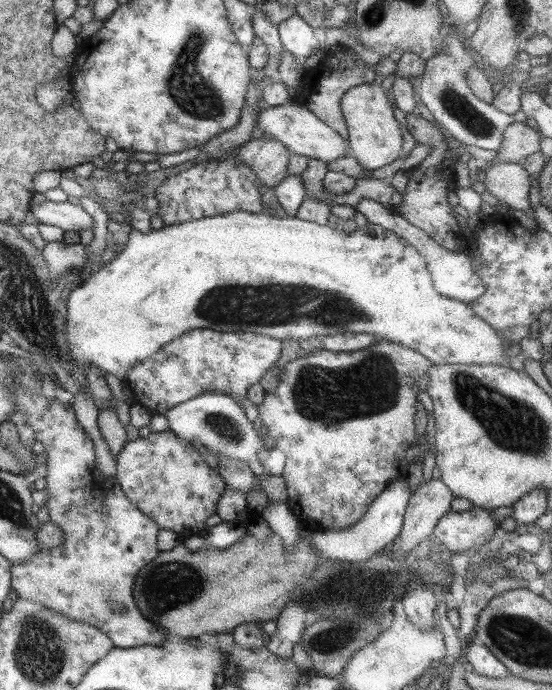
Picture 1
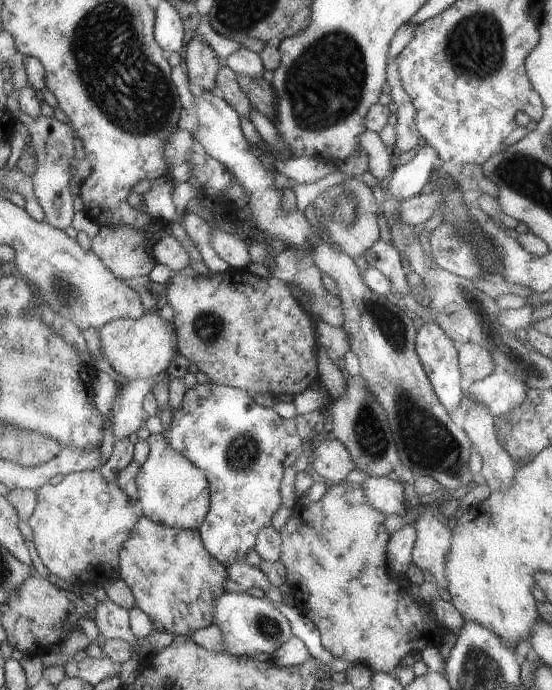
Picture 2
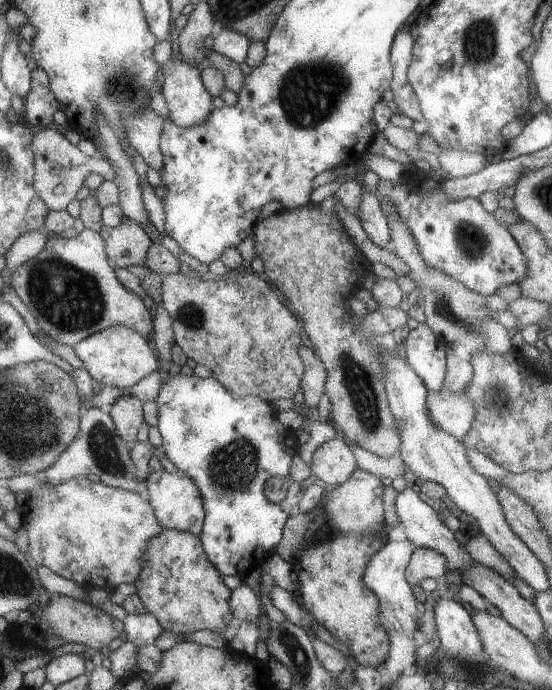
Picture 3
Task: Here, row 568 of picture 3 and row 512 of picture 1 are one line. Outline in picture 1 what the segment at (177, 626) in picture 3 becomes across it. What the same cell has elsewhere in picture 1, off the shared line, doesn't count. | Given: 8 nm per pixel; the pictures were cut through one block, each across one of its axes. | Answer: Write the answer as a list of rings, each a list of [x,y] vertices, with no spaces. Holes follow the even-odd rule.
[[[171,430],[152,431],[147,437],[127,441],[116,460],[116,466],[114,477],[131,504],[141,510],[147,518],[154,520],[160,529],[174,532],[180,539],[207,536],[208,530],[204,525],[208,518],[216,514],[220,497],[226,490],[227,484],[216,468],[205,463],[198,449],[178,438]]]

